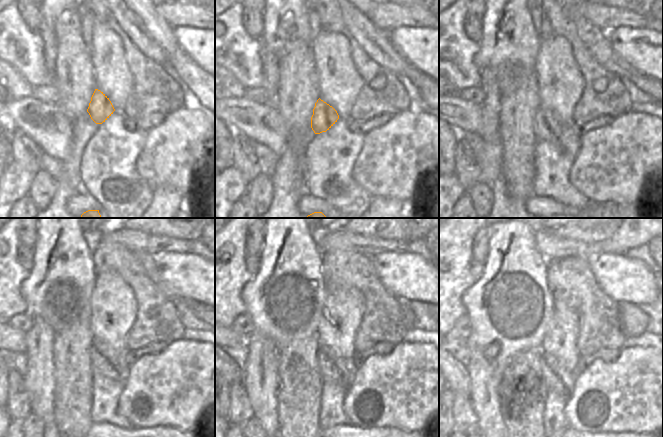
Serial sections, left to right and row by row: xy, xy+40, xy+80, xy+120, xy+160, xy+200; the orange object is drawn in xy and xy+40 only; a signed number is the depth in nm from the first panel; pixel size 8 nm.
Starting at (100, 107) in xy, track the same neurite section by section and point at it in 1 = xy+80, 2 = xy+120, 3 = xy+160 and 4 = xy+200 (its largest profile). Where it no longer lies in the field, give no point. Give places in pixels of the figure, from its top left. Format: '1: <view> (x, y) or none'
1: xy+80 (548, 125)
2: xy+120 (105, 360)
3: xy+160 (342, 371)
4: xy+200 (556, 377)

